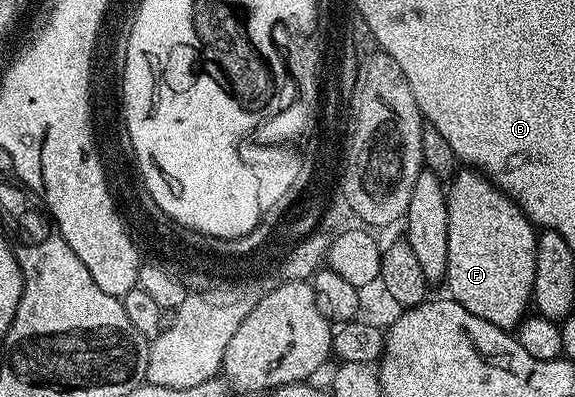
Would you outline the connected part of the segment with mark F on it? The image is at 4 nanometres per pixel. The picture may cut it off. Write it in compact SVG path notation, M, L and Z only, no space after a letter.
M461 168L453 174L447 186L447 268L443 279L449 285L448 297L463 304L471 316L487 320L501 330L512 331L521 325L530 309L535 284L535 256L537 235L529 217L521 211L517 201L494 186L484 174L473 168Z

